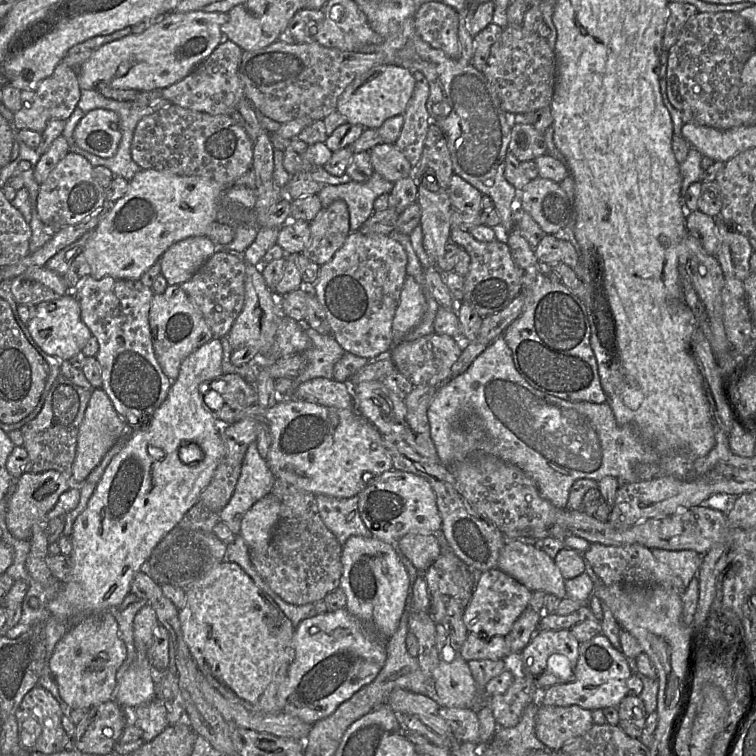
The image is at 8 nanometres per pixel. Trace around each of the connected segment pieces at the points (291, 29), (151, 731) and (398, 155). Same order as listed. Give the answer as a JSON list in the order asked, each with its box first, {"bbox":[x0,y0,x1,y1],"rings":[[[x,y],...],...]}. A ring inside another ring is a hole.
[{"bbox":[279,9,324,44],"rings":[[[301,9],[290,20],[279,40],[288,44],[312,43],[316,41],[318,30],[324,20],[322,9]]]},{"bbox":[124,697,169,742],"rings":[[[157,697],[133,710],[124,711],[127,724],[134,724],[142,729],[144,742],[152,741],[169,726],[167,708],[164,702]]]},{"bbox":[369,144,413,183],"rings":[[[377,144],[369,153],[374,172],[392,183],[413,173],[413,167],[395,144]]]}]

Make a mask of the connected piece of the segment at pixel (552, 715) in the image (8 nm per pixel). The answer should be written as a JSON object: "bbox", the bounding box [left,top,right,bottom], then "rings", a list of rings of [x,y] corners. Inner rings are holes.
{"bbox":[535,703,594,751],"rings":[[[540,703],[536,714],[535,734],[552,751],[585,734],[594,725],[592,711],[577,705],[550,706]]]}

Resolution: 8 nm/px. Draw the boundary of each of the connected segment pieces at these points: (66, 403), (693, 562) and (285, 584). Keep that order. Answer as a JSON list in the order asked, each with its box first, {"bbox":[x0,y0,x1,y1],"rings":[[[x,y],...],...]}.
[{"bbox":[21,374,92,482],"rings":[[[60,374],[52,384],[39,414],[21,429],[23,447],[28,453],[25,473],[56,470],[72,482],[73,463],[76,457],[80,425],[92,391],[82,388]]]},{"bbox":[651,548,703,588],"rings":[[[655,548],[651,552],[658,561],[669,566],[682,580],[685,588],[694,577],[697,577],[703,555],[693,550],[668,551]]]},{"bbox":[250,479,342,604],"rings":[[[275,479],[271,494],[281,505],[279,520],[266,552],[256,554],[250,550],[252,566],[285,602],[314,604],[340,585],[342,545],[323,523],[314,494],[280,479]]]}]

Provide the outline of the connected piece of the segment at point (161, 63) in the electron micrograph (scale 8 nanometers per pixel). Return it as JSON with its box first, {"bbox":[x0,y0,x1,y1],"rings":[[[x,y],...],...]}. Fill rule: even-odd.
{"bbox":[77,12,228,91],"rings":[[[169,12],[159,19],[150,22],[141,34],[130,33],[95,49],[77,70],[80,89],[99,89],[108,85],[116,89],[135,89],[149,91],[164,89],[187,76],[198,64],[205,60],[225,39],[221,27],[228,21],[226,12]]]}

